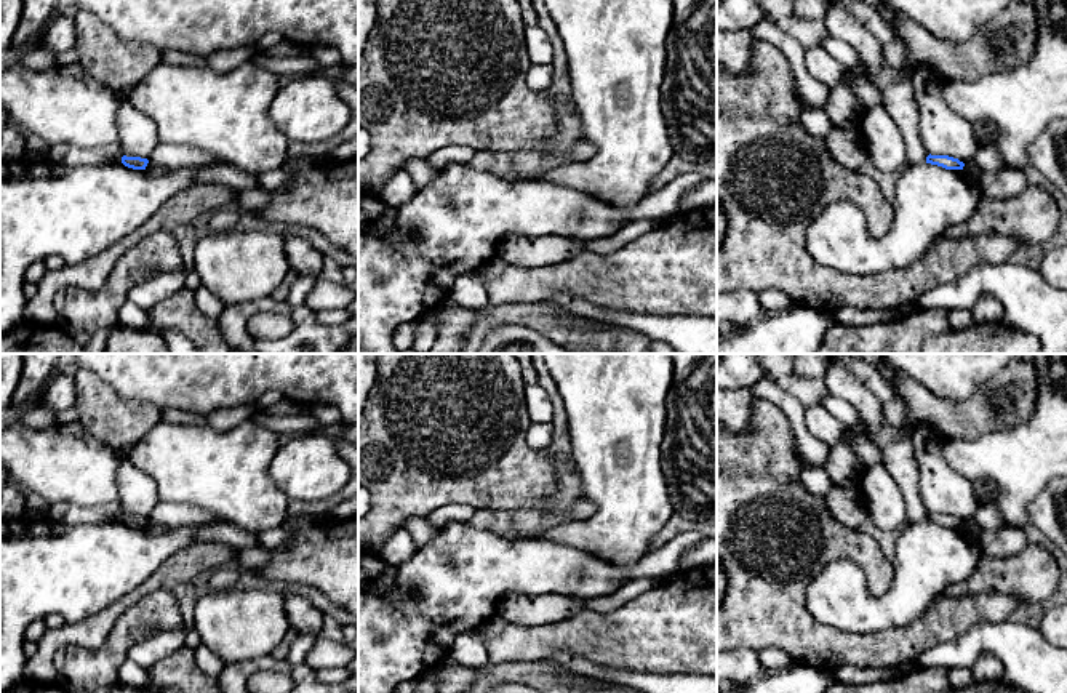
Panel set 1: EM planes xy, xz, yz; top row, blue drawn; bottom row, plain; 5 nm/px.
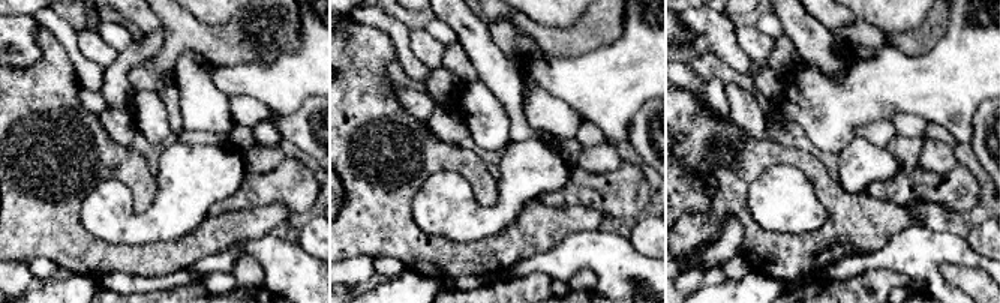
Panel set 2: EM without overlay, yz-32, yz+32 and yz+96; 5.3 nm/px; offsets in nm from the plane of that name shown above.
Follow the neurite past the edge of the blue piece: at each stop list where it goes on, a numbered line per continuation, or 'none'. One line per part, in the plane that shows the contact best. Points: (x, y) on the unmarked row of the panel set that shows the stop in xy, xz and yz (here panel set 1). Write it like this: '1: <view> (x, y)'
none

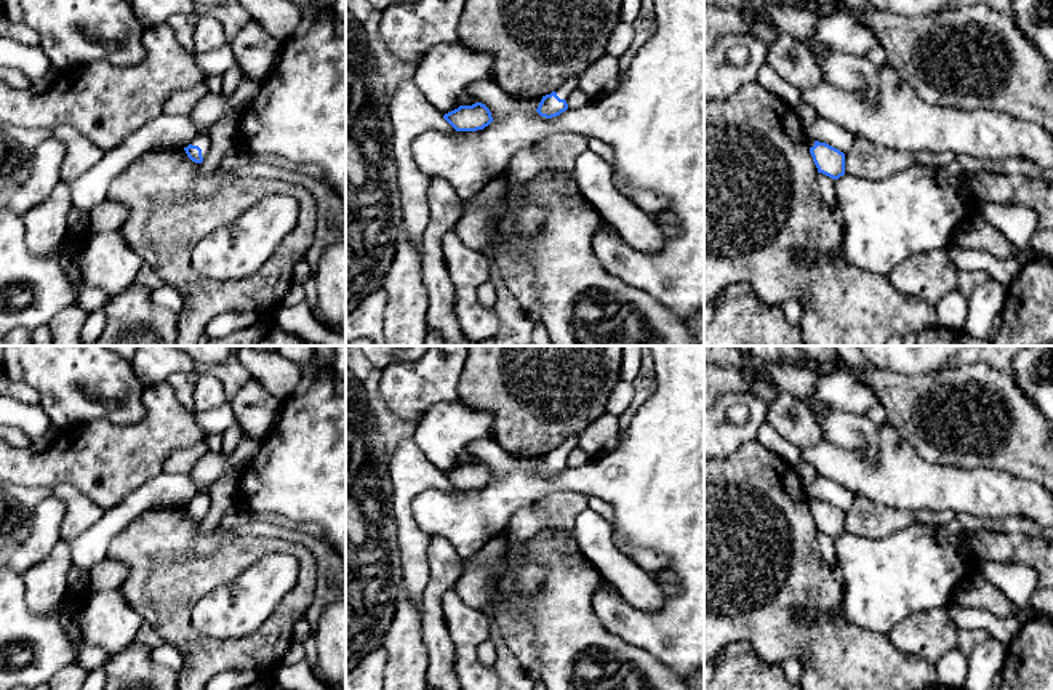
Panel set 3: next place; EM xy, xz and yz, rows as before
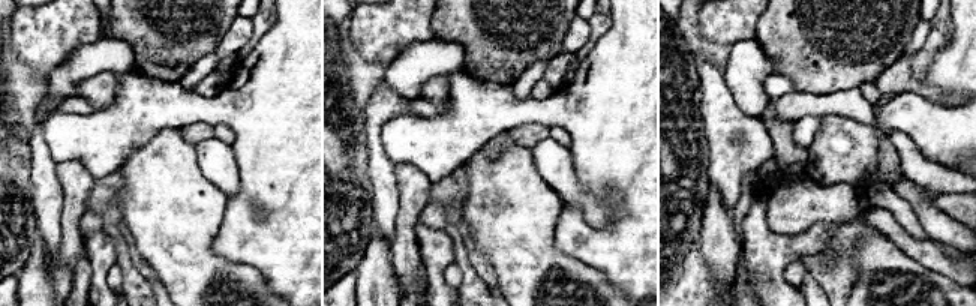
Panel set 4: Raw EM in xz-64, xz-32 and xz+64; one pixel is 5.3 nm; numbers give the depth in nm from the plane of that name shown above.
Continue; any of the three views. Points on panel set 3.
1: xy (202, 500)

